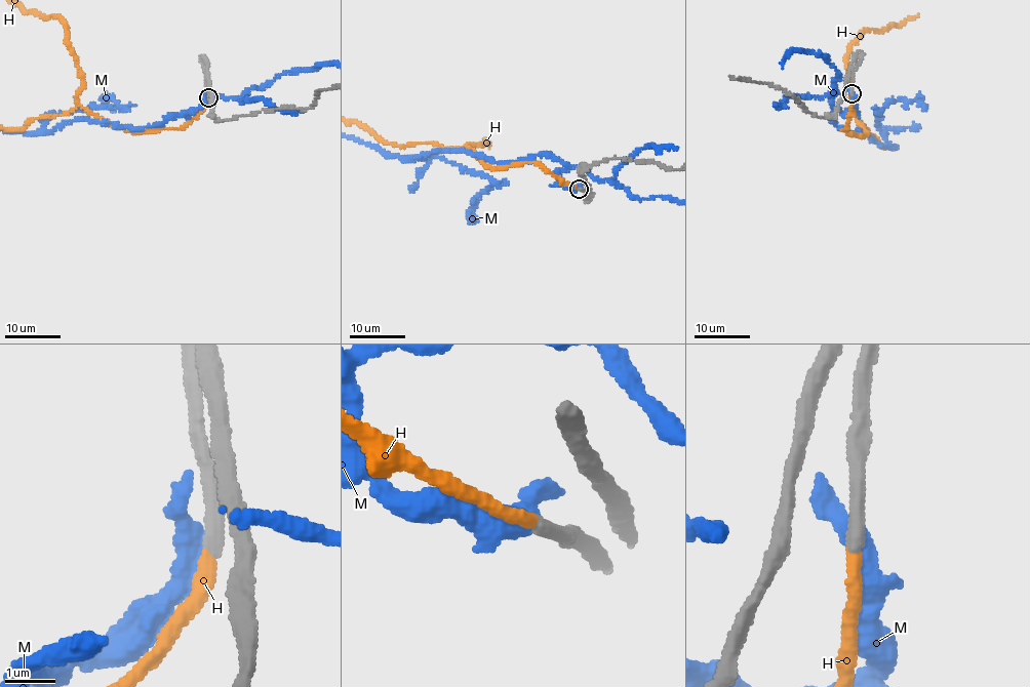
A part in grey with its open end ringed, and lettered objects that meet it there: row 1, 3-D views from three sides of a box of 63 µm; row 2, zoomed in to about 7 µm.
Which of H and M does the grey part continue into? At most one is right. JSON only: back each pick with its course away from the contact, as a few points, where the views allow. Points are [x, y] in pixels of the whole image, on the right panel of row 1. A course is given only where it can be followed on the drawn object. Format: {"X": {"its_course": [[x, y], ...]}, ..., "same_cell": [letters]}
{"same_cell": ["H"]}

